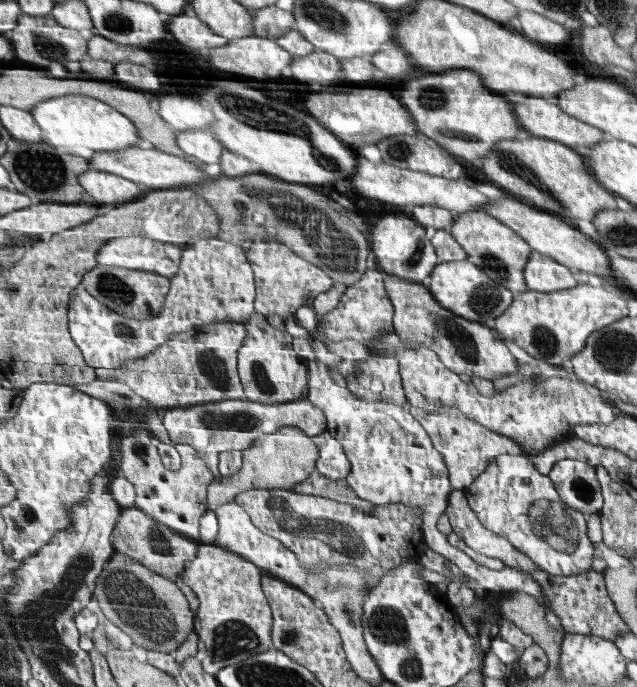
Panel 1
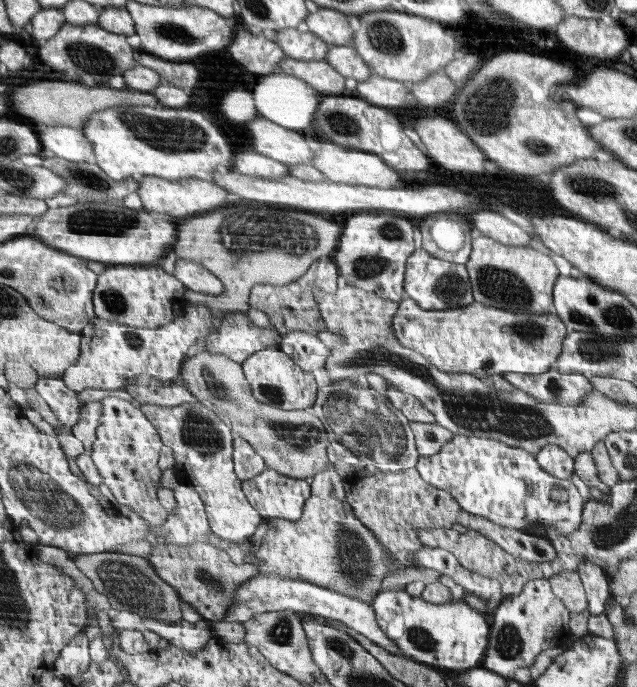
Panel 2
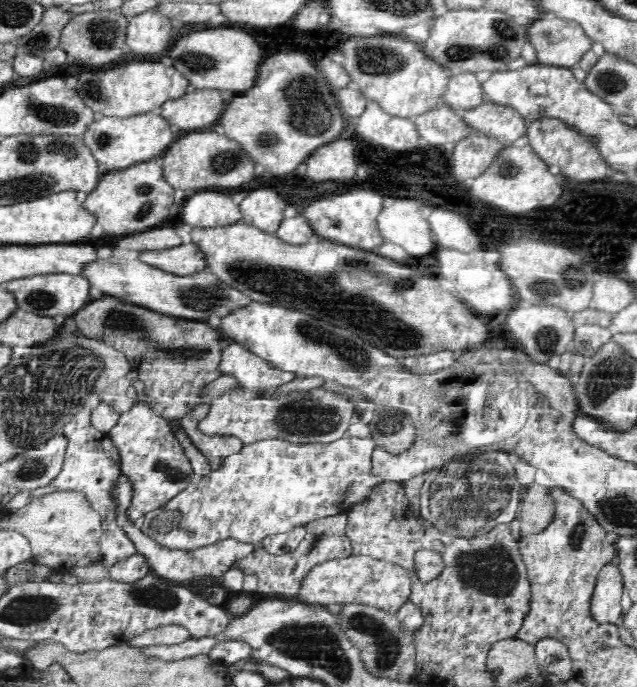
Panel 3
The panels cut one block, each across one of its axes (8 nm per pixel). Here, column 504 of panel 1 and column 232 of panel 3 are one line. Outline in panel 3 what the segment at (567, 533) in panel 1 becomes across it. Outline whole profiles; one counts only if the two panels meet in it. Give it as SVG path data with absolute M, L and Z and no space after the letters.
M348 434L326 444L296 444L280 439L258 440L226 458L222 468L200 478L196 484L191 483L166 501L166 504L145 512L133 521L133 527L149 536L158 547L168 551L193 552L228 537L247 544L263 542L265 536L285 533L297 526L305 527L310 521L334 513L344 513L352 503L361 501L366 493L383 481L370 473L374 448L369 438L356 438Z

